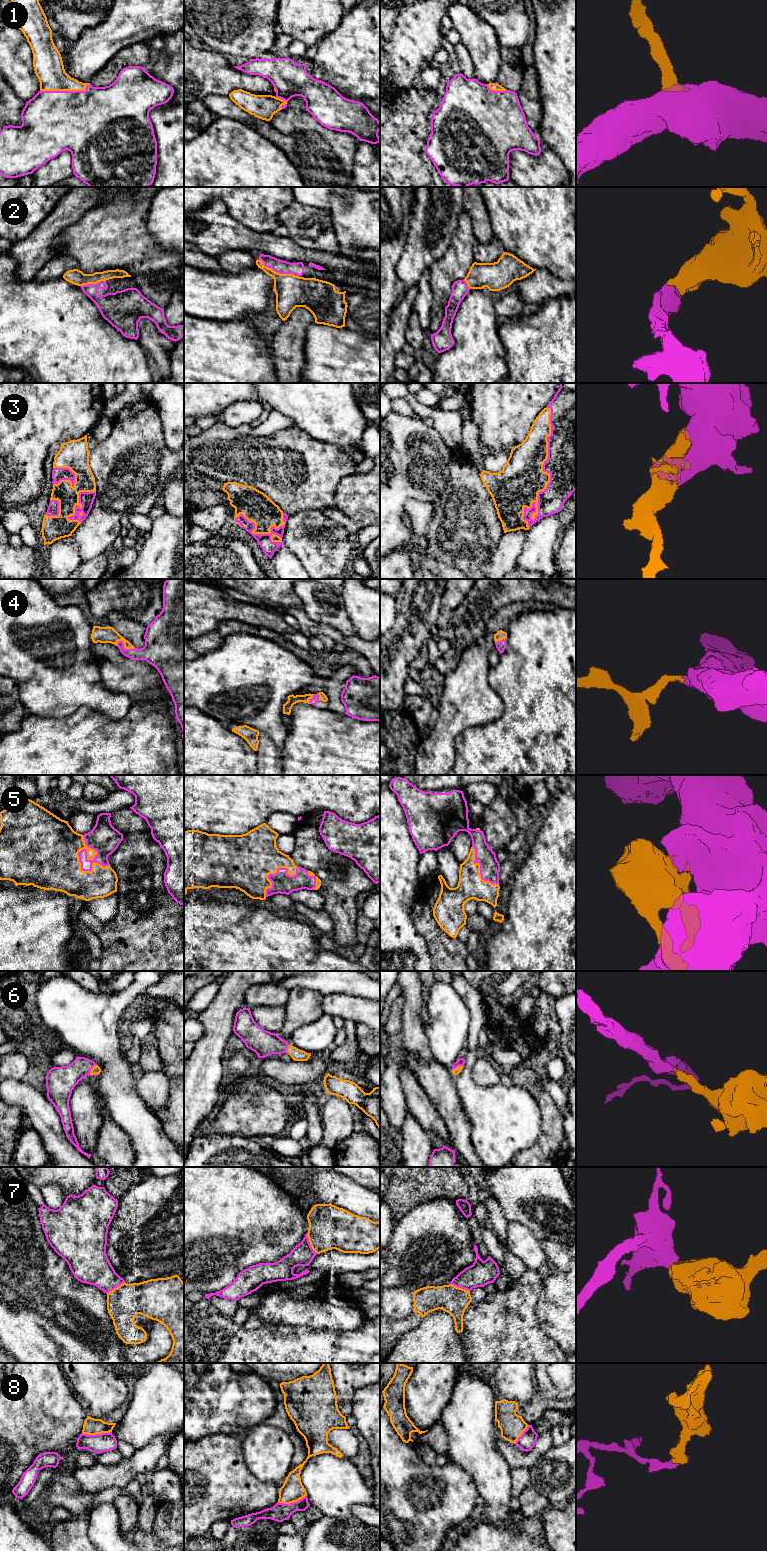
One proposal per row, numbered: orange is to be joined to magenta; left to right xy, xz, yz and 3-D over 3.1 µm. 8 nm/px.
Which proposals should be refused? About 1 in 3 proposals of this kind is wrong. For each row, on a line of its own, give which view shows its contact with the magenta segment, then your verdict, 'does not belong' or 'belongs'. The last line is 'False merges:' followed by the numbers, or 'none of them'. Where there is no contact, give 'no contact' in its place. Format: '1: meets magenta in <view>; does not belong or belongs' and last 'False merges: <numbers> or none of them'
1: meets magenta in xy; belongs
2: meets magenta in xz; belongs
3: meets magenta in yz; belongs
4: meets magenta in xy; belongs
5: meets magenta in xy; belongs
6: meets magenta in yz; belongs
7: meets magenta in yz; does not belong
8: meets magenta in xy; does not belong
False merges: 7, 8

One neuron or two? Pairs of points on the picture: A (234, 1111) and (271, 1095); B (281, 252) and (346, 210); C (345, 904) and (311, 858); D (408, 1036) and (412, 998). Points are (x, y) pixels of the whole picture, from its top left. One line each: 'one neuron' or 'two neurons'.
A: one neuron
B: two neurons
C: one neuron
D: one neuron

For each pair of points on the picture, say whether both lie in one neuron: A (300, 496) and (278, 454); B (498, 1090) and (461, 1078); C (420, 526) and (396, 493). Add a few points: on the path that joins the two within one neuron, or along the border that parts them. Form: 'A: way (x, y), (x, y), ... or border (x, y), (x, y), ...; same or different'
A: way (292, 486), (289, 482), (289, 471), (282, 464); same
B: way (489, 1092), (475, 1092), (470, 1087); same
C: border (410, 498), (406, 503), (405, 510); different

